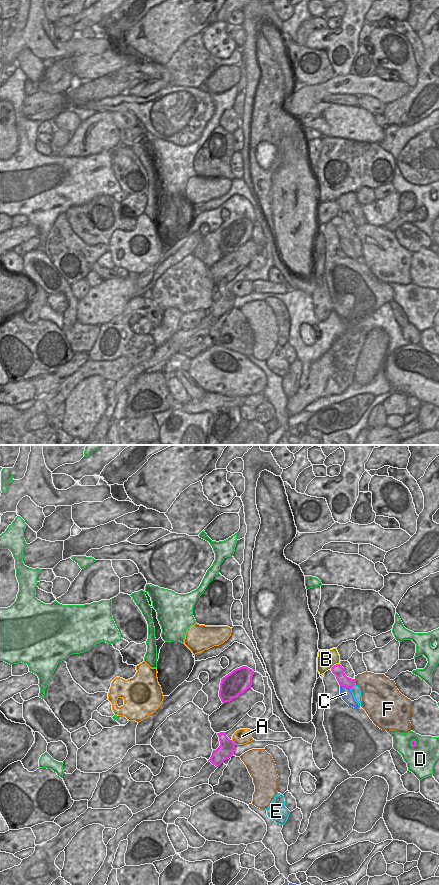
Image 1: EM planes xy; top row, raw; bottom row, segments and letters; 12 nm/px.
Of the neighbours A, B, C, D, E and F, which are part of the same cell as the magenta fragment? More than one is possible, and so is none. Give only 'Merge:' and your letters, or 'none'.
Merge: none

